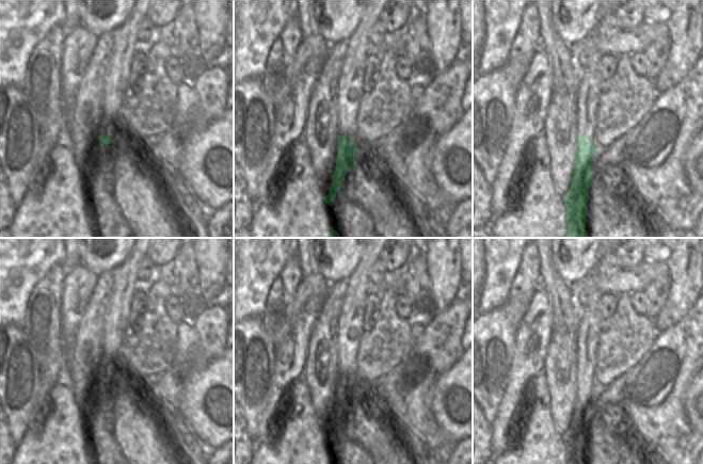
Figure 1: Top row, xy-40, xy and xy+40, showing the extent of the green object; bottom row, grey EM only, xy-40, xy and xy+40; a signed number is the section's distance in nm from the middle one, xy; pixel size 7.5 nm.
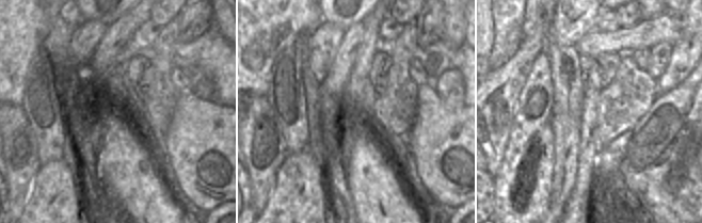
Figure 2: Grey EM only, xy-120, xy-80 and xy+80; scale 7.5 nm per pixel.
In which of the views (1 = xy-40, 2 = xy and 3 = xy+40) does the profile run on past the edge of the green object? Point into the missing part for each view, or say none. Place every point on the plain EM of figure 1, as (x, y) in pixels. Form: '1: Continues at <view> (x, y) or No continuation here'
1: Continues at xy-40 (126, 284)
2: Continues at xy (358, 286)
3: Continues at xy+40 (589, 325)

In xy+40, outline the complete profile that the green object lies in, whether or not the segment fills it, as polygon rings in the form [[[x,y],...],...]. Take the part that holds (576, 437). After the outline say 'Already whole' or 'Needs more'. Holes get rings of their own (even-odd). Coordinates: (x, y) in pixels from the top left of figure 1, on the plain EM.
[[[596,271],[575,283],[579,304],[584,307],[577,323],[577,395],[569,431],[562,436],[566,444],[566,463],[586,464],[589,428],[594,420],[592,399],[596,390],[594,365],[601,333],[598,301],[603,295],[594,286]]]. Needs more

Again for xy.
[[[370,238],[357,267],[347,278],[347,292],[338,320],[338,395],[330,431],[323,436],[332,446],[345,421],[345,414],[356,403],[355,363],[364,332],[366,299],[371,293],[381,292],[370,282],[370,269],[388,240],[389,238]]]. Needs more

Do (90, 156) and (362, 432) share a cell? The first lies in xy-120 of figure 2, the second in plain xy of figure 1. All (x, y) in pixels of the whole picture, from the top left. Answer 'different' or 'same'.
same

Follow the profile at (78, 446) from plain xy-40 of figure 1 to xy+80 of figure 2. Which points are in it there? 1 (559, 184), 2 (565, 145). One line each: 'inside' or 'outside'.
1: outside
2: outside

